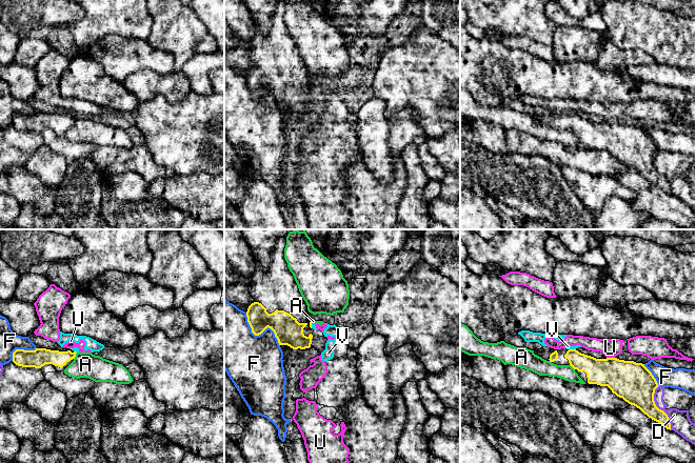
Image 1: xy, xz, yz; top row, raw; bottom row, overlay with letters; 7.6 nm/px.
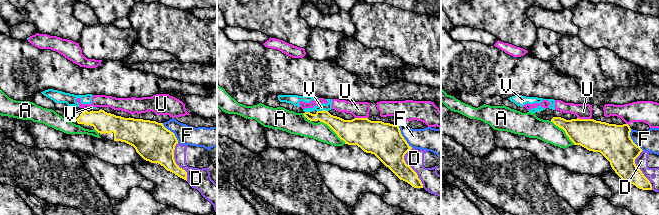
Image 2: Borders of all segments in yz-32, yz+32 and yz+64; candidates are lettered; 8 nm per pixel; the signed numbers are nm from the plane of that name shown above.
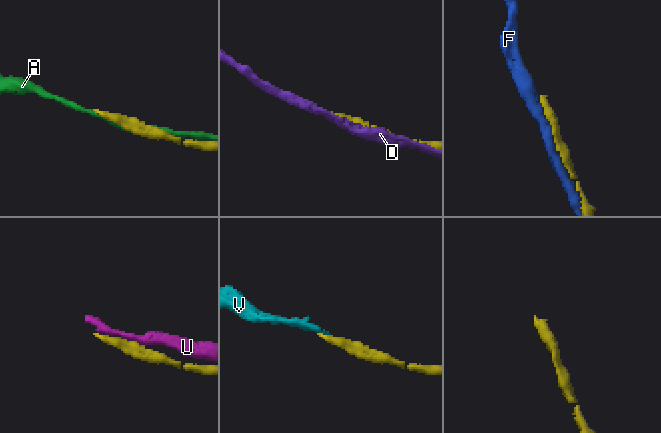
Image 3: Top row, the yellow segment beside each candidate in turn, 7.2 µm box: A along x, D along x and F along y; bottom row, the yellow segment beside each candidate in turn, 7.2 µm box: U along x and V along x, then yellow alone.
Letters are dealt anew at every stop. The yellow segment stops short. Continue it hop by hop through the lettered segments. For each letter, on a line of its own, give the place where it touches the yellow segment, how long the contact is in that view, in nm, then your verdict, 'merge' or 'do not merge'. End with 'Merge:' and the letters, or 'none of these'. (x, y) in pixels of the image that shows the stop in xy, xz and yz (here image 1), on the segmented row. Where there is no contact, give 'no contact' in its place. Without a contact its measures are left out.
A: meets yellow in xy at (75, 356); contact 60 nm long; do not merge
D: meets yellow in yz at (658, 408); contact 360 nm long; do not merge
F: meets yellow in xz at (260, 334); contact 360 nm long; do not merge
U: meets yellow in yz at (611, 358); contact 60 nm long; do not merge
V: meets yellow in yz at (572, 349); contact 60 nm long; do not merge
Merge: none of these

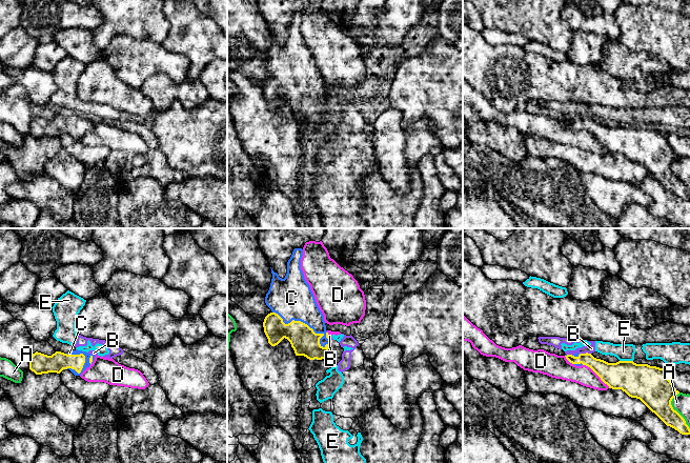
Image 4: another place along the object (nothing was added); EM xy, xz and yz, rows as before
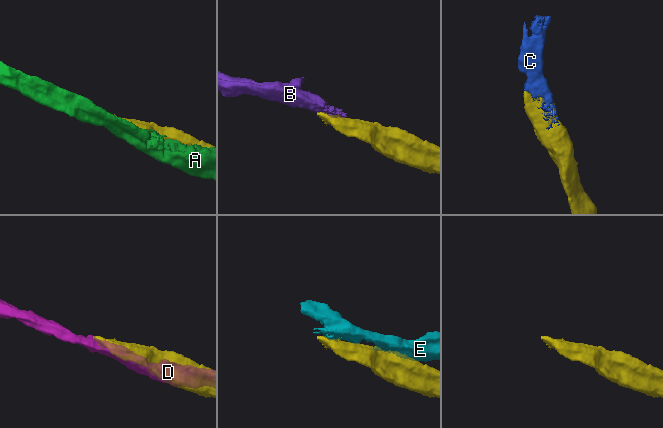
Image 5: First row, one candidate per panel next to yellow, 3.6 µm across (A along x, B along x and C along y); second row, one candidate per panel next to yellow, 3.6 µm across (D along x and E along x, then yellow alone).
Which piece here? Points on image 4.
A: meets yellow in yz at (675, 410); contact 300 nm long; do not merge
B: meets yellow in yz at (586, 353); contact 90 nm long; do not merge
C: meets yellow in xz at (306, 324); contact 500 nm long; merge
D: meets yellow in yz at (596, 374); contact 280 nm long; do not merge
E: meets yellow in yz at (626, 361); contact 100 nm long; do not merge
Merge: C

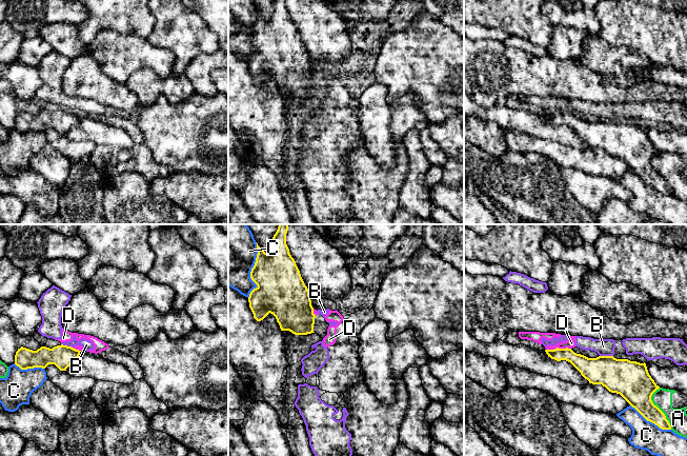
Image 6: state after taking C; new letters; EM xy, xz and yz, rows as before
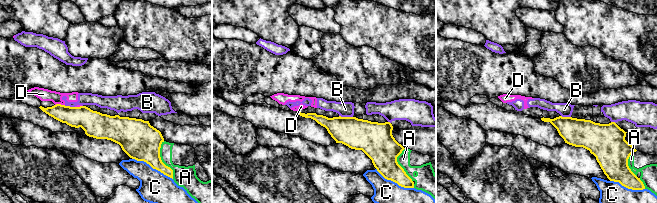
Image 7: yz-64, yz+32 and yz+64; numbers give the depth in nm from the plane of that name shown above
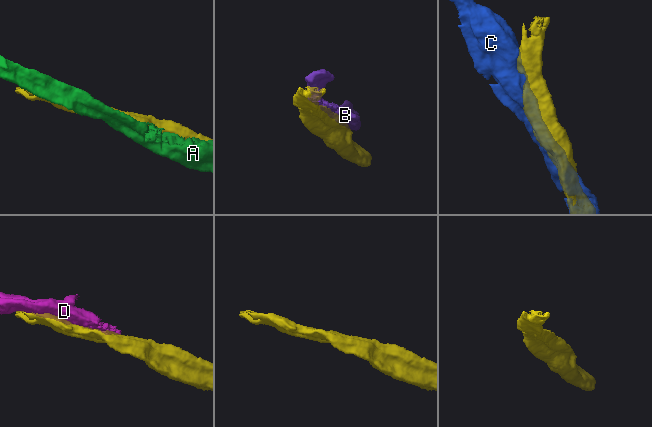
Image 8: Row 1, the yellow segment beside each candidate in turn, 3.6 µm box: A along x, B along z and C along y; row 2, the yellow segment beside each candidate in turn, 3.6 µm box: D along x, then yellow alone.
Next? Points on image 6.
A: meets yellow in yz at (659, 409); contact 340 nm long; do not merge
B: meets yellow in yz at (606, 356); contact 100 nm long; do not merge
C: meets yellow in xz at (251, 270); contact 420 nm long; do not merge
D: meets yellow in yz at (558, 348); contact 190 nm long; do not merge
Merge: none of these

